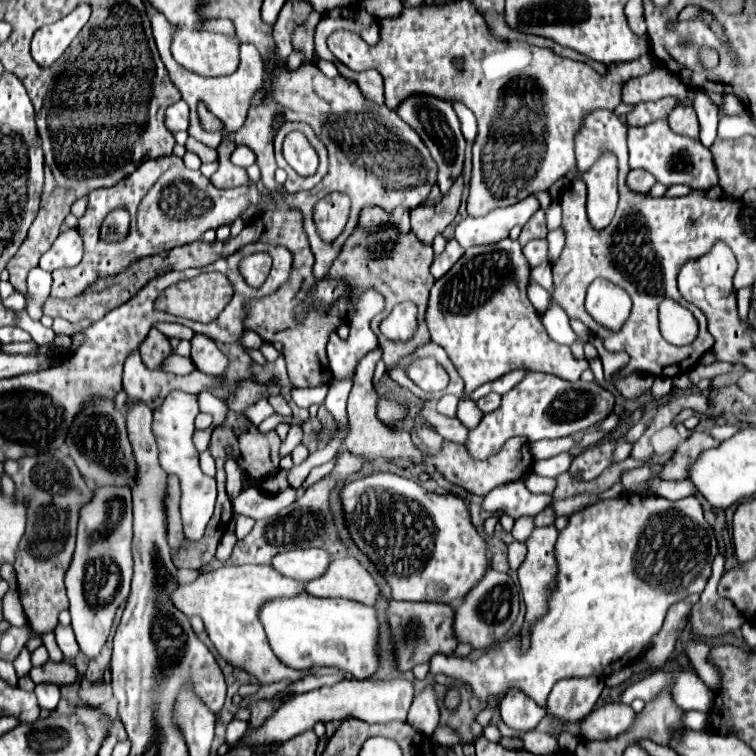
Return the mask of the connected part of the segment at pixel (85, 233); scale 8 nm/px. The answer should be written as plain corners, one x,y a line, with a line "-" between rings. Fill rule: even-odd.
168,155
160,159
144,161
128,179
122,179
118,185
108,189
96,189
88,195
90,203
80,219
78,231
84,241
84,259
80,265
70,269
56,269
52,273
52,297
70,299
80,295
90,283
100,277
114,275
126,269
132,261
154,255
160,251
170,251
178,245
186,245
198,241
204,231
218,229
220,225
230,225
238,217
244,215
248,205
256,205
258,209
268,209
260,191
252,181
234,189
216,189
200,171
192,171
184,165
182,159
-
138,203
138,205
136,205
-
126,207
132,215
130,233
120,243
104,243
100,241
100,225
104,217
114,211
-
136,213
136,223
134,223

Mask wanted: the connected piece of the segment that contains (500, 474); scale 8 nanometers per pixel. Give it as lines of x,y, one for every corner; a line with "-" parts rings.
516,437
508,439
504,443
504,447
496,455
490,455
488,459
472,459
472,455
468,455
468,449
464,445
446,441
446,479
454,485
464,487
466,491
470,491
474,495
484,497
494,487
520,479
522,475
526,475
532,469
532,463
534,461
532,461
526,439
516,439

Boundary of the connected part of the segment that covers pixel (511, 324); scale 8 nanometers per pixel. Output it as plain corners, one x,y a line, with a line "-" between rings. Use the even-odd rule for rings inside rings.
502,239
494,245
468,249
454,267
440,277
432,291
426,311
430,339
444,347
450,361
464,379
466,397
460,399
456,416
469,429
475,428
482,411
468,395
480,385
500,379
514,369
550,373
566,381
578,381
588,361
576,361
568,345
560,345
546,333
542,317
528,299
530,265
522,255
522,245

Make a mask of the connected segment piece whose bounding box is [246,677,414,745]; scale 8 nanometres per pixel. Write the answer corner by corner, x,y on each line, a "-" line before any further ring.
404,677
392,679
344,679
332,687
320,687
302,695
288,699
260,729
250,731
246,735
246,743
274,743
274,741
288,741
294,735
312,729
316,721
328,723
334,719
356,717
366,723
392,723
392,721
406,721
408,709
414,699
414,685

